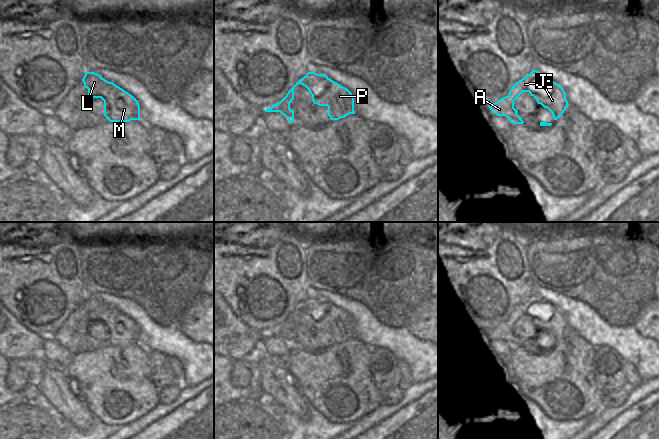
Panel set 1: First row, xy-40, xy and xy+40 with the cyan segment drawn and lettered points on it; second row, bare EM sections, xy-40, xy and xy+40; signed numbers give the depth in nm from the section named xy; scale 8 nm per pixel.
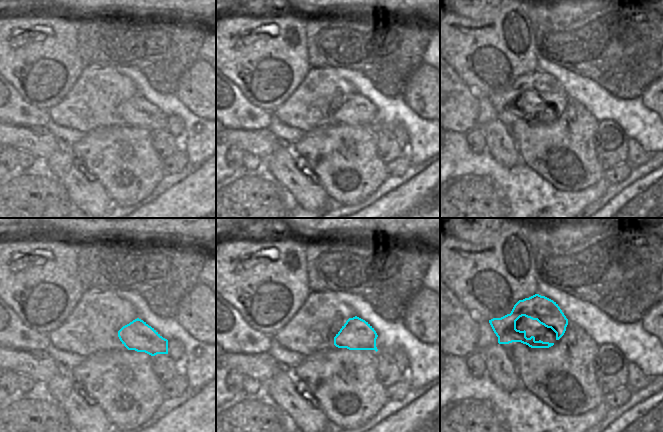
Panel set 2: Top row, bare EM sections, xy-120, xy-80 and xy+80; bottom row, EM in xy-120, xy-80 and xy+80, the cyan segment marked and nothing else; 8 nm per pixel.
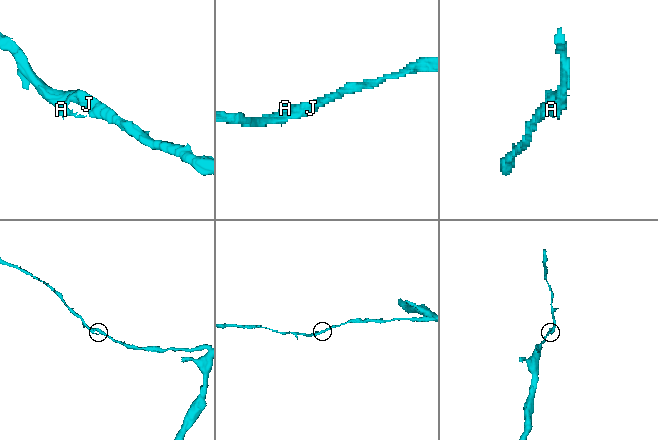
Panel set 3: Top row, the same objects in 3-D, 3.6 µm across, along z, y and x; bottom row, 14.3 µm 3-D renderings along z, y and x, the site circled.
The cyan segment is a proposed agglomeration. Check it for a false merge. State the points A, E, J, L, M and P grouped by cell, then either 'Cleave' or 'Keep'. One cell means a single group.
Groups: A E J L M P. Keep

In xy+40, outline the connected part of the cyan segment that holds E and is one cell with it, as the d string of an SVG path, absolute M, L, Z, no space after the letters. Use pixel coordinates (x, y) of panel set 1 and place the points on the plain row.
M532 294L512 310L507 320L488 331L497 340L505 340L512 348L523 348L524 345L514 332L514 325L523 316L529 316L538 328L547 332L554 344L560 342L569 329L566 317L559 308L537 294Z

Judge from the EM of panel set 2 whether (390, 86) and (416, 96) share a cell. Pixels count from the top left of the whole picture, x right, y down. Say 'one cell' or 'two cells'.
two cells

